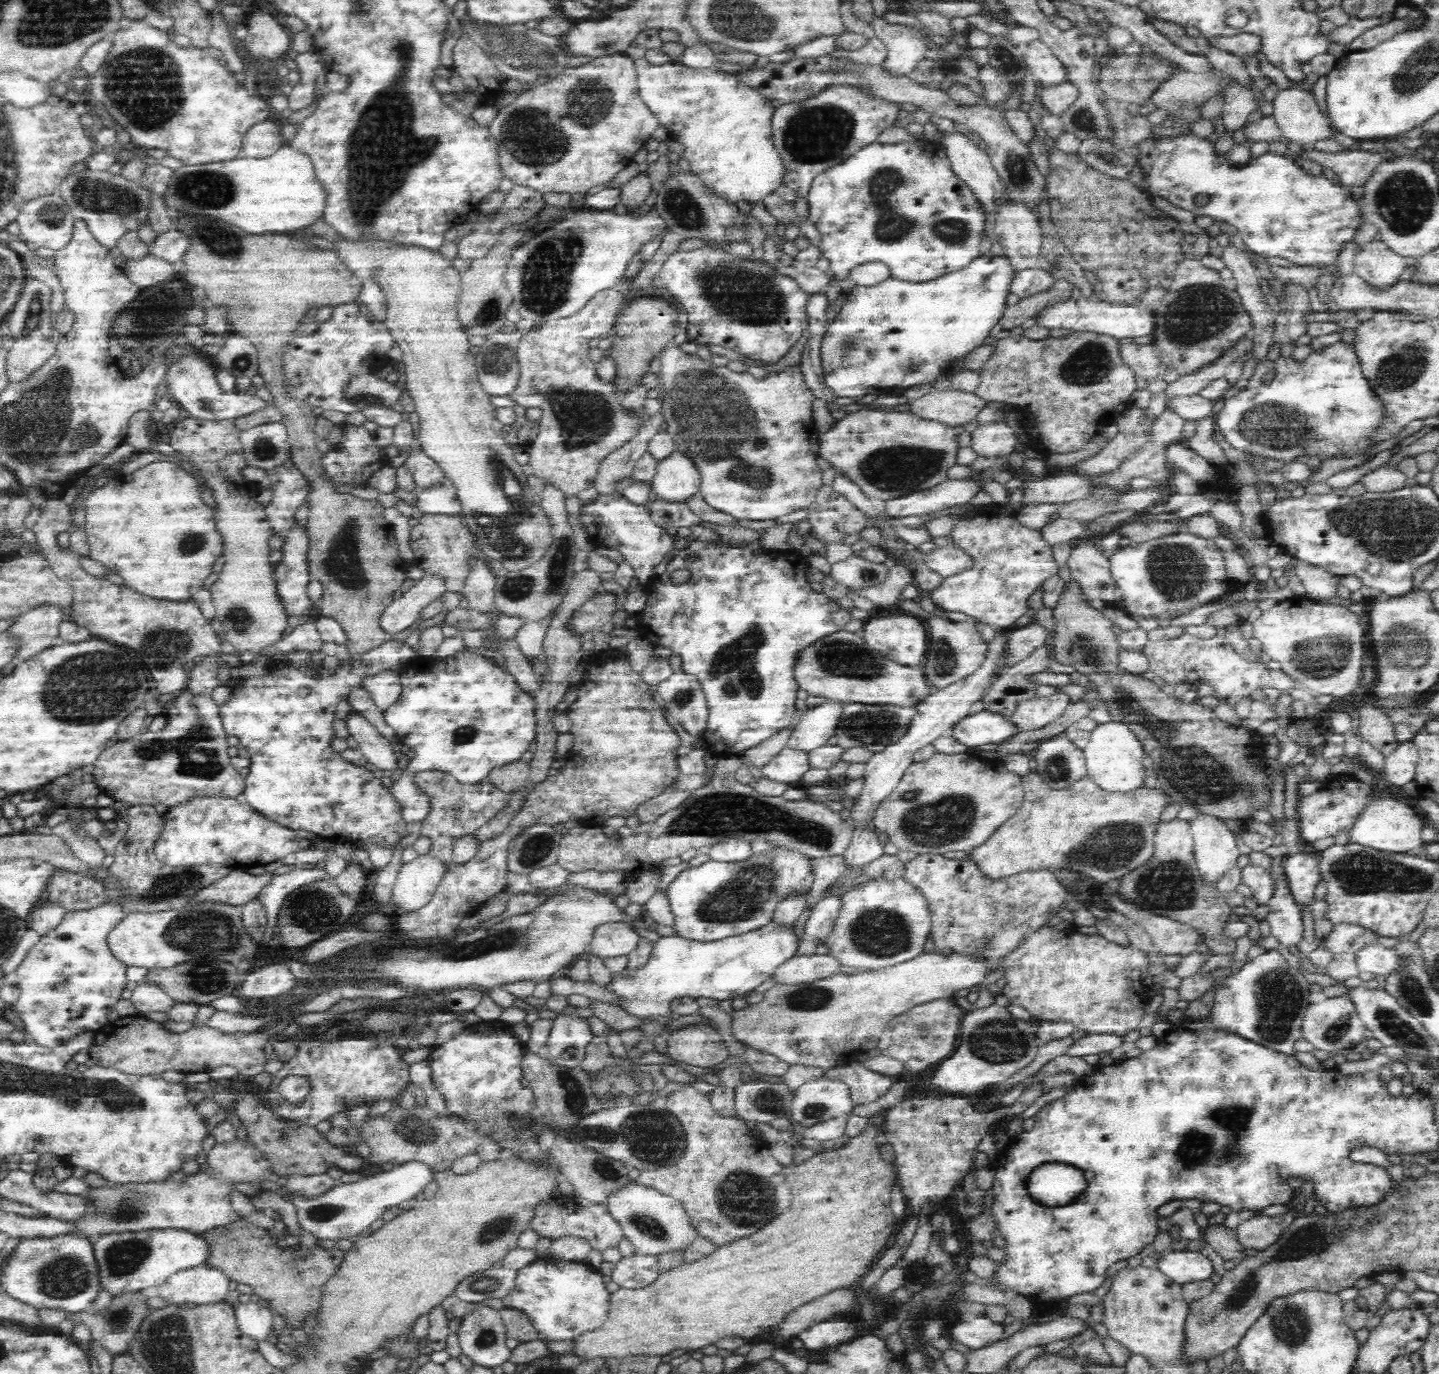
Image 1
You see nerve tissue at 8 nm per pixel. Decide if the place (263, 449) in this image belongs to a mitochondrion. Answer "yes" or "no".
yes

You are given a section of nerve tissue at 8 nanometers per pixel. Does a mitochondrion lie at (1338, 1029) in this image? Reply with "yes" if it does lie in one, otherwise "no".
yes

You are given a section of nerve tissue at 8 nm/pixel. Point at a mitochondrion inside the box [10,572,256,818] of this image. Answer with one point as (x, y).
(93, 687)

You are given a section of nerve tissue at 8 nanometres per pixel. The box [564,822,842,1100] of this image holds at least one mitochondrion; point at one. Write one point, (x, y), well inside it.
(743, 898)

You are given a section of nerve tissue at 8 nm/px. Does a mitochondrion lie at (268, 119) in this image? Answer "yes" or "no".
no

